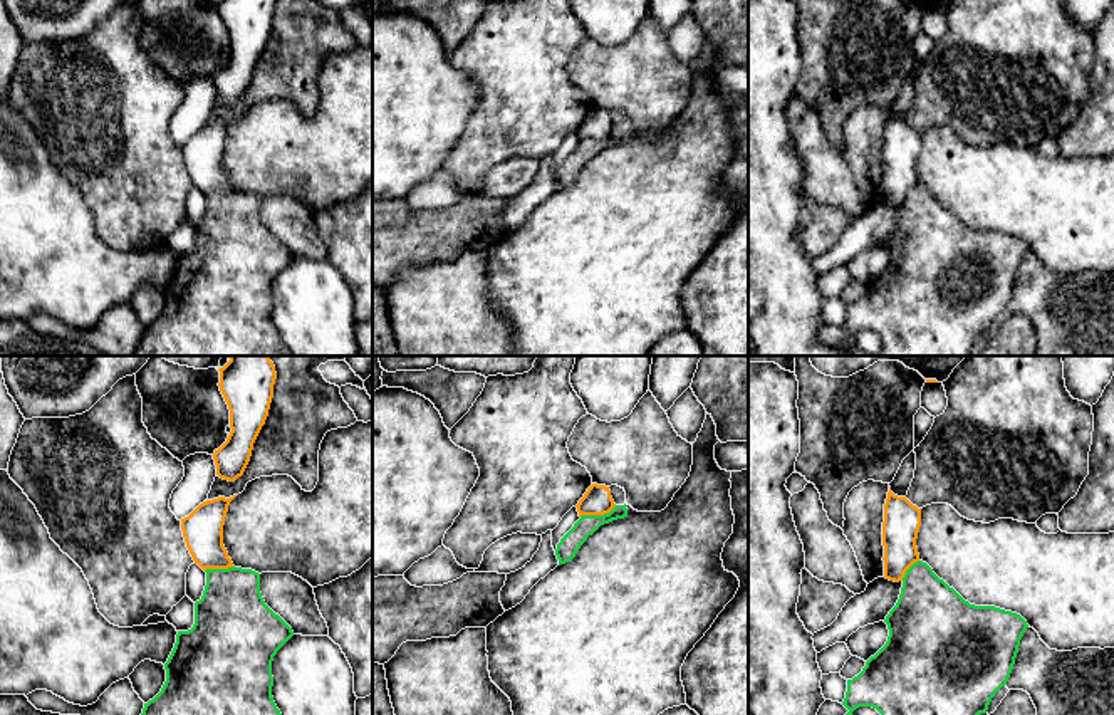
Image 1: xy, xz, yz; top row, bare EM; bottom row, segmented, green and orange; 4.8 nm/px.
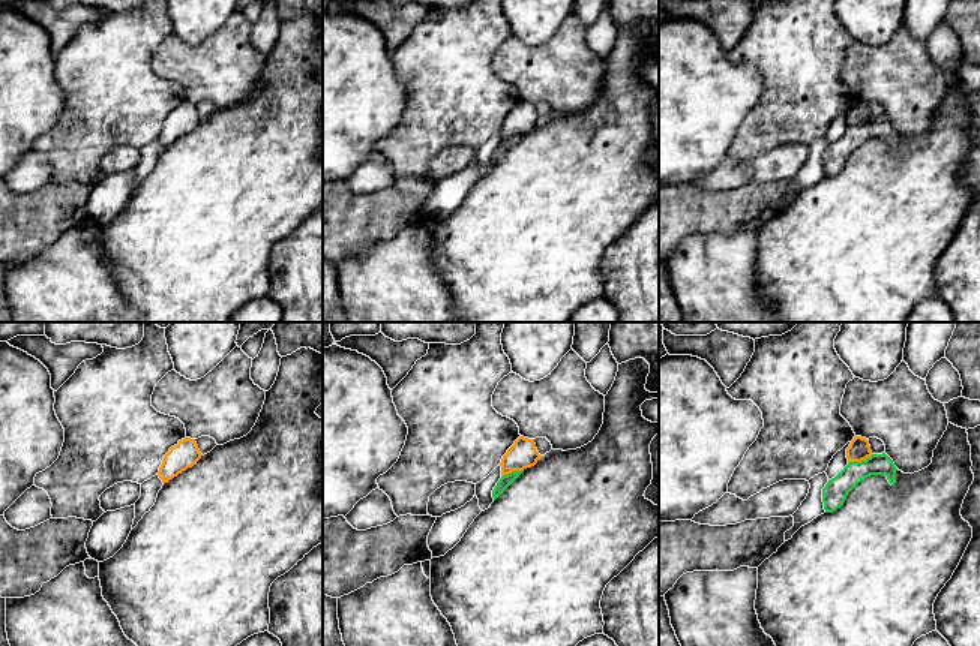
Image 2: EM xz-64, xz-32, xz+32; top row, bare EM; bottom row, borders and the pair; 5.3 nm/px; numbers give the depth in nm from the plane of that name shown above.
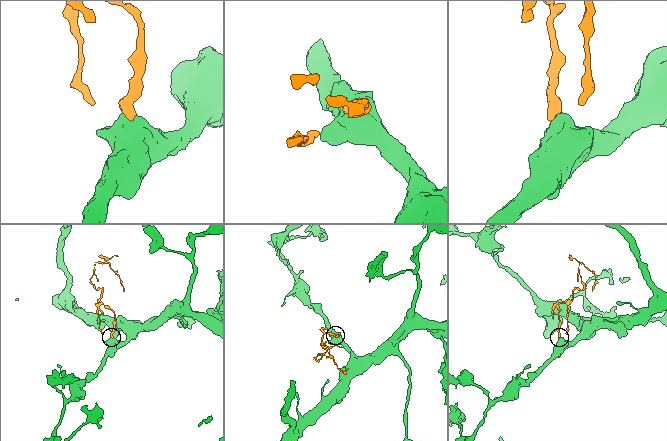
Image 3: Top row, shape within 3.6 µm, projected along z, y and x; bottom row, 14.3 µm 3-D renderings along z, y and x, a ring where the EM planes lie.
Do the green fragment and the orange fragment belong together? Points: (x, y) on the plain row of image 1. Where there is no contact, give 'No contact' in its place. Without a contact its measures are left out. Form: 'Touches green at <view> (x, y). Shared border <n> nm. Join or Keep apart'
Touches green at xz (598, 140). Shared border 190 nm. Keep apart

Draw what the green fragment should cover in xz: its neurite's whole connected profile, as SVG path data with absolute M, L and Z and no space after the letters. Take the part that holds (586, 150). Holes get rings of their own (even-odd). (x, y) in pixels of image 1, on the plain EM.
M626 128L616 129L604 139L582 139L557 168L555 180L559 188L572 185L587 161L592 159L601 149L624 141L627 141Z

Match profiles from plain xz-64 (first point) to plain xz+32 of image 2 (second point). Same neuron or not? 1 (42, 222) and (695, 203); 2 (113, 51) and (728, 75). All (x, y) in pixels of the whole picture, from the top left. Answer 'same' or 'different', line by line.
1: same
2: different

